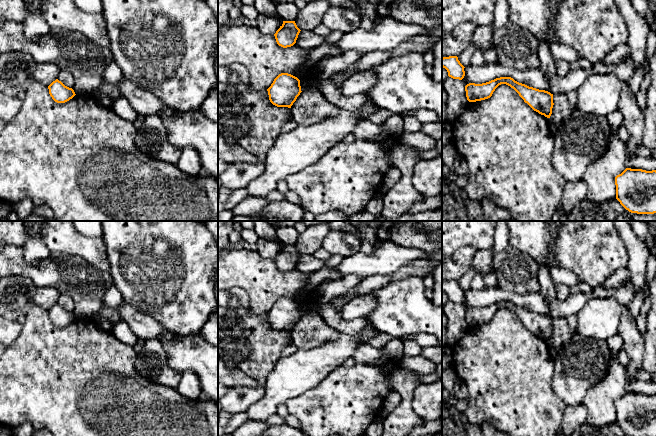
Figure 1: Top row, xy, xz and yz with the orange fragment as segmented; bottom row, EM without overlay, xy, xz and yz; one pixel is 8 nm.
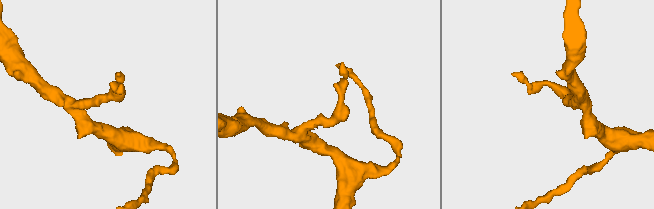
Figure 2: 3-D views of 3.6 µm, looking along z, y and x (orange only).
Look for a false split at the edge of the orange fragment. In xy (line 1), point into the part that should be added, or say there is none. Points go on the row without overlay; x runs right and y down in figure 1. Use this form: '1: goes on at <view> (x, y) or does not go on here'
1: does not go on here

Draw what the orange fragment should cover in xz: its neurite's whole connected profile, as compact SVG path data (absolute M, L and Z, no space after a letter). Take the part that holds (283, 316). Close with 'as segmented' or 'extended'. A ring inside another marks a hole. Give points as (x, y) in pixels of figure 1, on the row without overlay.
M288 297L279 298L267 315L273 329L288 332L291 332L302 316L300 304Z; as segmented

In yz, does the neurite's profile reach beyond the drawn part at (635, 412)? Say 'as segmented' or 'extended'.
as segmented

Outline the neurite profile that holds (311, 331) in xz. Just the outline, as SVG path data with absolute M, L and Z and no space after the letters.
M317 313L302 315L290 332L292 344L303 350L314 349L336 341L339 334L336 329L329 326Z

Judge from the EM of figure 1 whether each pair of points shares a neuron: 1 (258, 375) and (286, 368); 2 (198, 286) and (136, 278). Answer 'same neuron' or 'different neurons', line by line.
1: different neurons
2: same neuron

